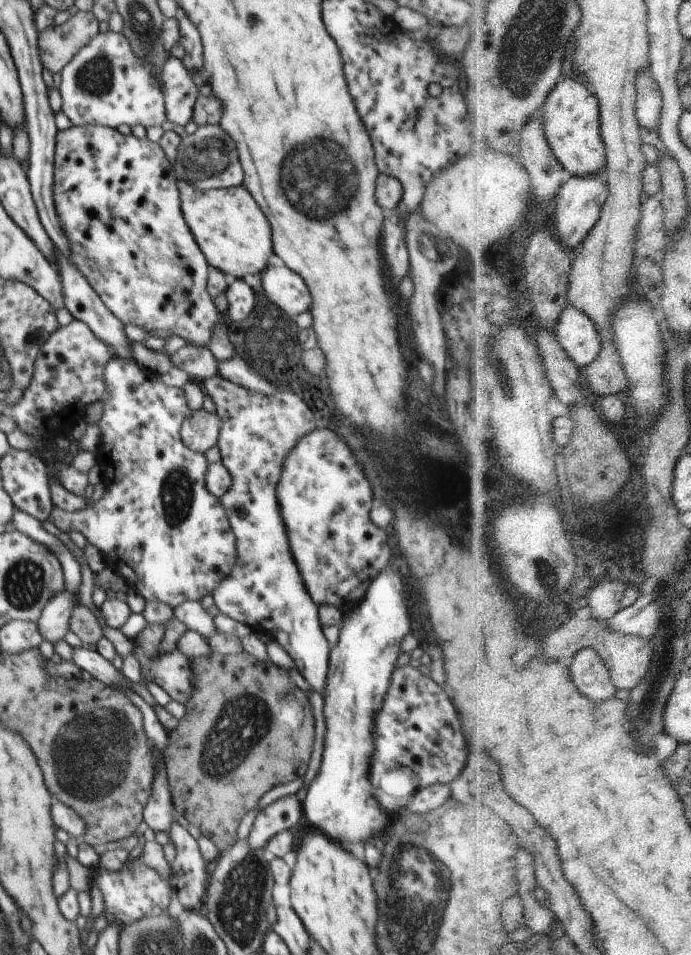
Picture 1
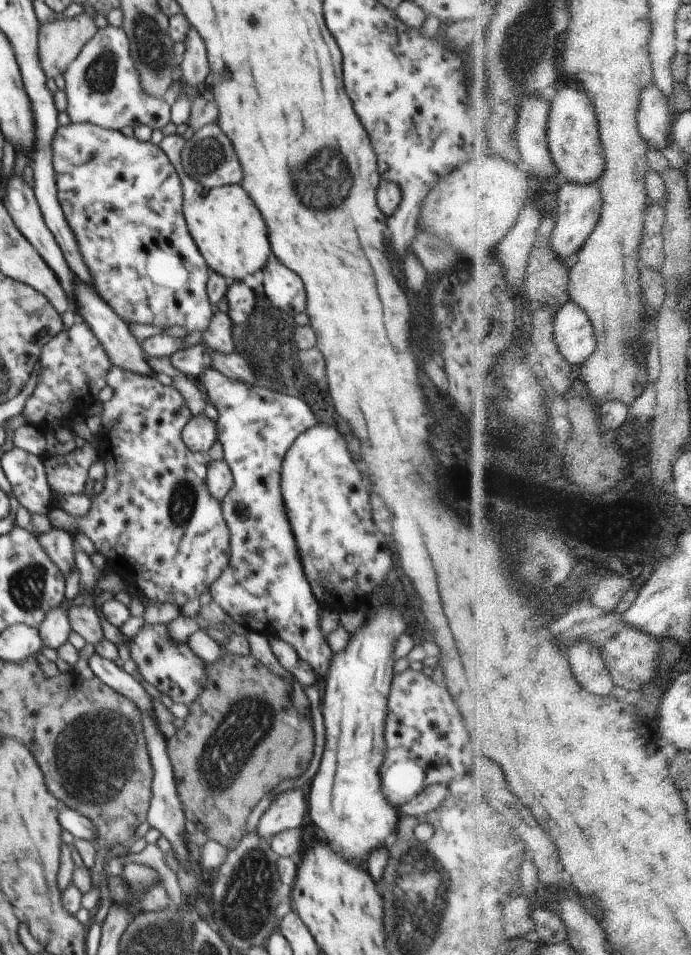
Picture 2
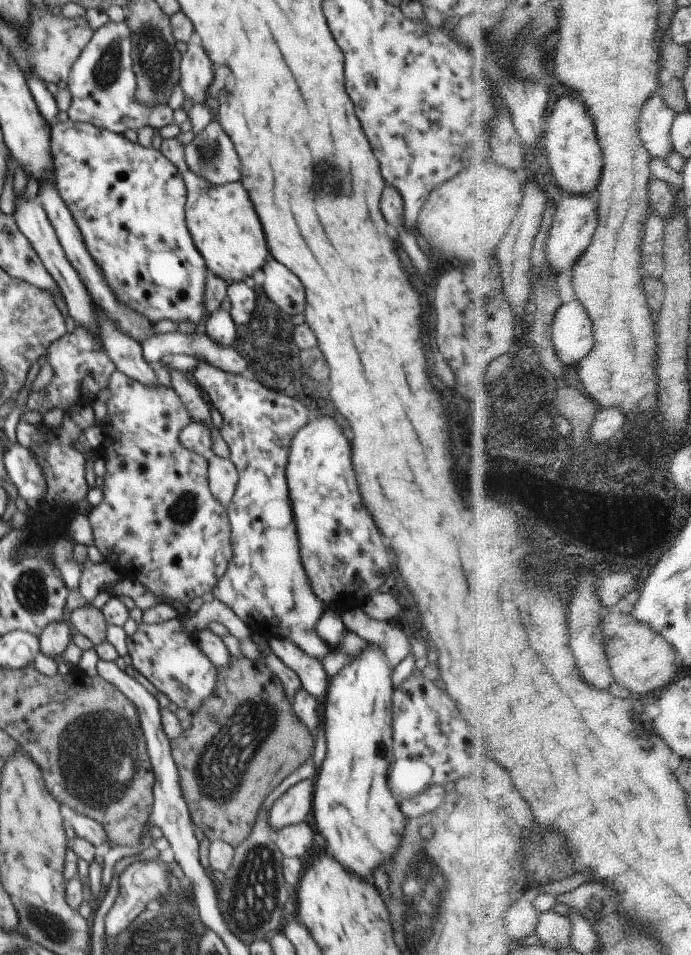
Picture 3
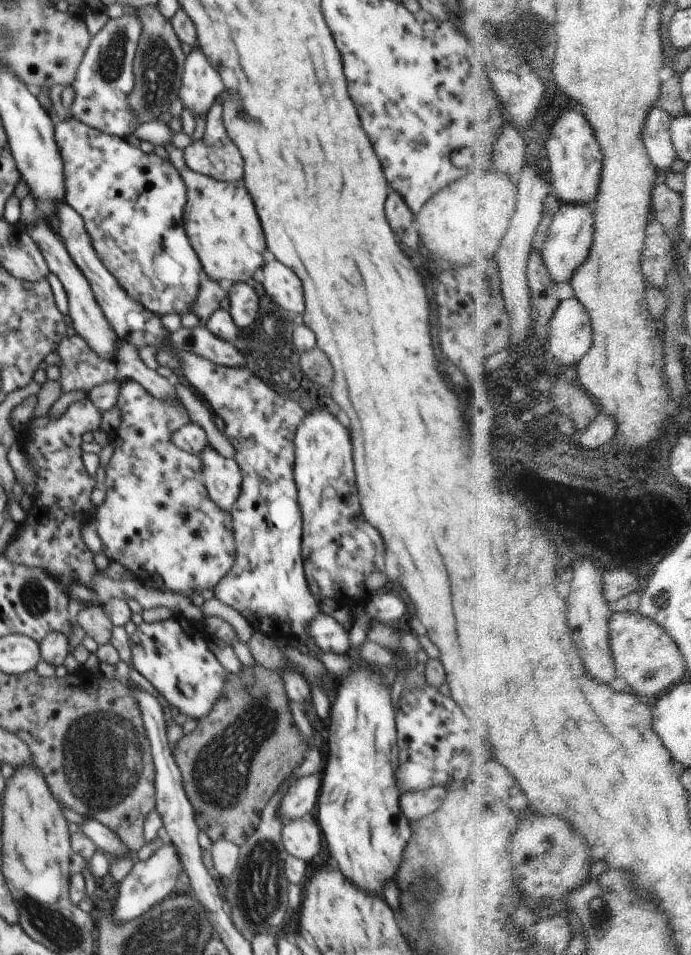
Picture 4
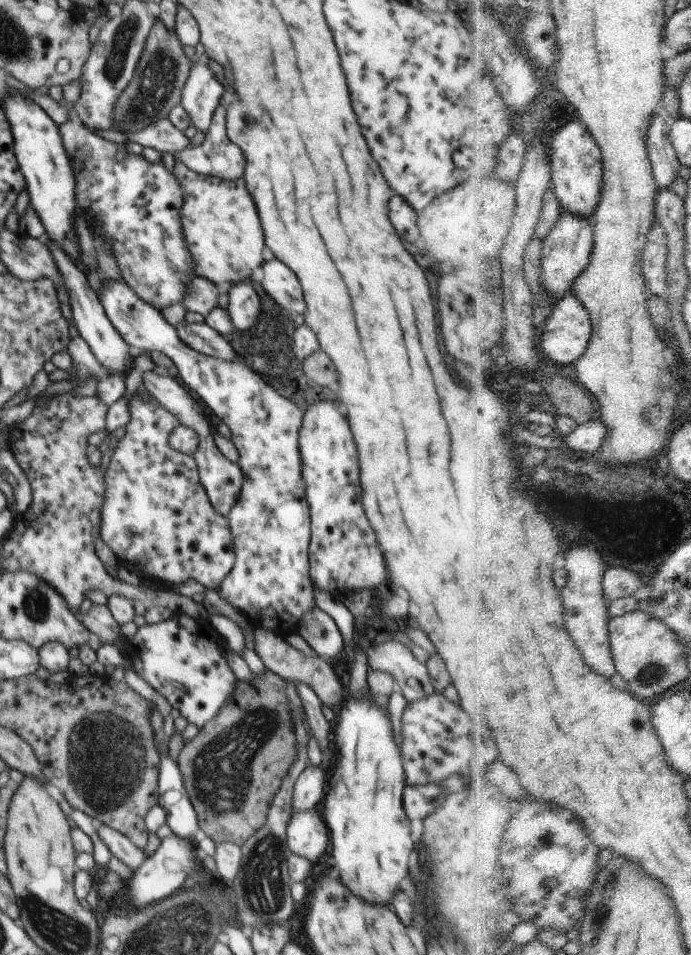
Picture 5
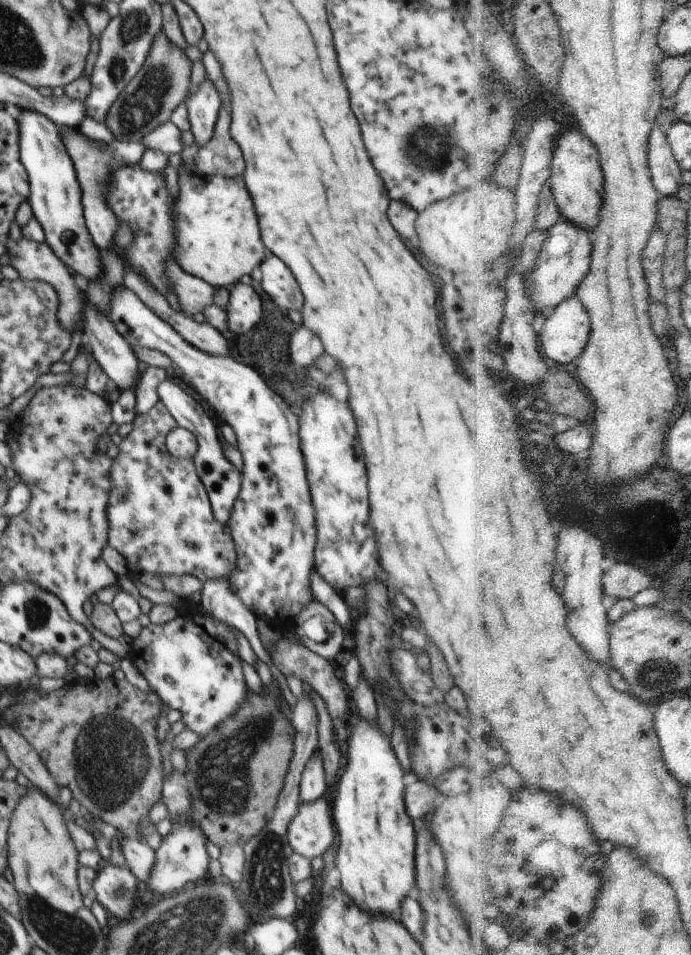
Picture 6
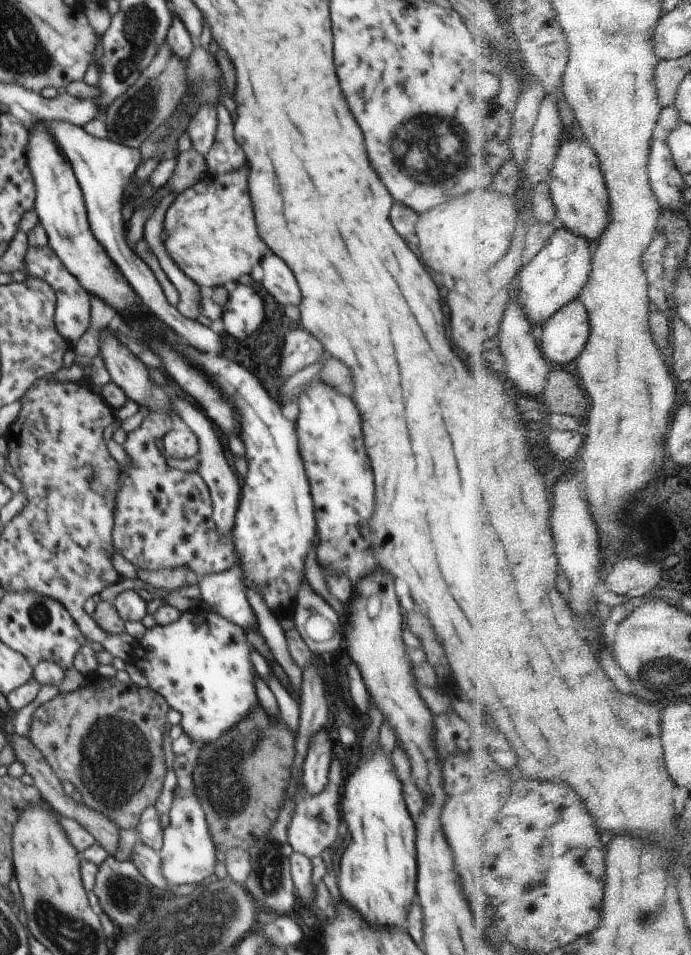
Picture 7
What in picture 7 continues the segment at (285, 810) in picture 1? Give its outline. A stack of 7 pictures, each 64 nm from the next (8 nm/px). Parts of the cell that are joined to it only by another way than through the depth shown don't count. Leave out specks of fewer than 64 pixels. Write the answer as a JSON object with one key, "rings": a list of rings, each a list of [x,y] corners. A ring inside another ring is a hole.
{"rings":[[[323,729],[318,732],[309,745],[309,750],[301,770],[301,784],[306,789],[305,796],[317,796],[328,785],[328,774],[334,758],[334,743]]]}

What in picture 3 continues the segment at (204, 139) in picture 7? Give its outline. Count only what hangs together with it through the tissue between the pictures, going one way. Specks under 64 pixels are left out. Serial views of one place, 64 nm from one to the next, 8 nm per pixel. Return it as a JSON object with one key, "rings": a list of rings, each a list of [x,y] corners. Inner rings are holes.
{"rings":[[[196,32],[192,34],[190,42],[186,45],[187,49],[180,63],[179,85],[185,98],[192,100],[194,104],[206,104],[207,97],[210,96],[209,87],[214,81],[210,60]]]}

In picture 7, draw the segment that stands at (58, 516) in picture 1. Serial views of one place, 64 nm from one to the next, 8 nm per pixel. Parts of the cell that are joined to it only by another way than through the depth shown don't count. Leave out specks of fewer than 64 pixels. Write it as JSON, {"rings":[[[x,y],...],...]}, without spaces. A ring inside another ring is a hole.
{"rings":[[[147,412],[139,428],[127,434],[123,448],[130,458],[131,468],[120,471],[120,490],[116,494],[116,510],[114,513],[114,528],[112,529],[112,542],[115,552],[118,552],[136,568],[142,570],[176,568],[194,572],[196,576],[226,572],[232,564],[239,562],[236,556],[235,544],[232,534],[222,536],[216,528],[213,519],[213,506],[210,490],[206,482],[197,472],[186,472],[170,467],[166,458],[158,448],[158,440],[175,427],[174,416],[168,412]]]}

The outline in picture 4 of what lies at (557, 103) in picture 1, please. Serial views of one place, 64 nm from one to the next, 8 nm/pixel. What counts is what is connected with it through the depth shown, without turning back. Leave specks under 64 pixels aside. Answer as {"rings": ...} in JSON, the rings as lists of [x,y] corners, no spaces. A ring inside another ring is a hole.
{"rings":[[[578,106],[562,111],[545,142],[554,177],[554,191],[565,204],[586,206],[590,202],[596,202],[603,185],[604,149],[592,122],[580,112]]]}

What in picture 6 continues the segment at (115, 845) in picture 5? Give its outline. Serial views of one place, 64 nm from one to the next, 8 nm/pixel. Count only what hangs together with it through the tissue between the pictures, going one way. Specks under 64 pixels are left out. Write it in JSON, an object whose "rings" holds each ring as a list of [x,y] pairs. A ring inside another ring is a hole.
{"rings":[[[130,837],[120,838],[118,844],[126,859],[126,866],[136,879],[145,882],[155,864],[154,850],[142,840]]]}

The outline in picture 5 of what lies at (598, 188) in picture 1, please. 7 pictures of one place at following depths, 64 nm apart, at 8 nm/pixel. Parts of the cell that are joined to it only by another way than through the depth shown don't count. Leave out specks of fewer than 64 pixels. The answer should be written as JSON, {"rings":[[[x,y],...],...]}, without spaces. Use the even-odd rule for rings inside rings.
{"rings":[[[564,211],[560,222],[546,239],[543,250],[542,284],[557,299],[564,299],[574,291],[578,278],[590,268],[590,258],[595,253],[596,231],[594,221],[579,214]]]}

